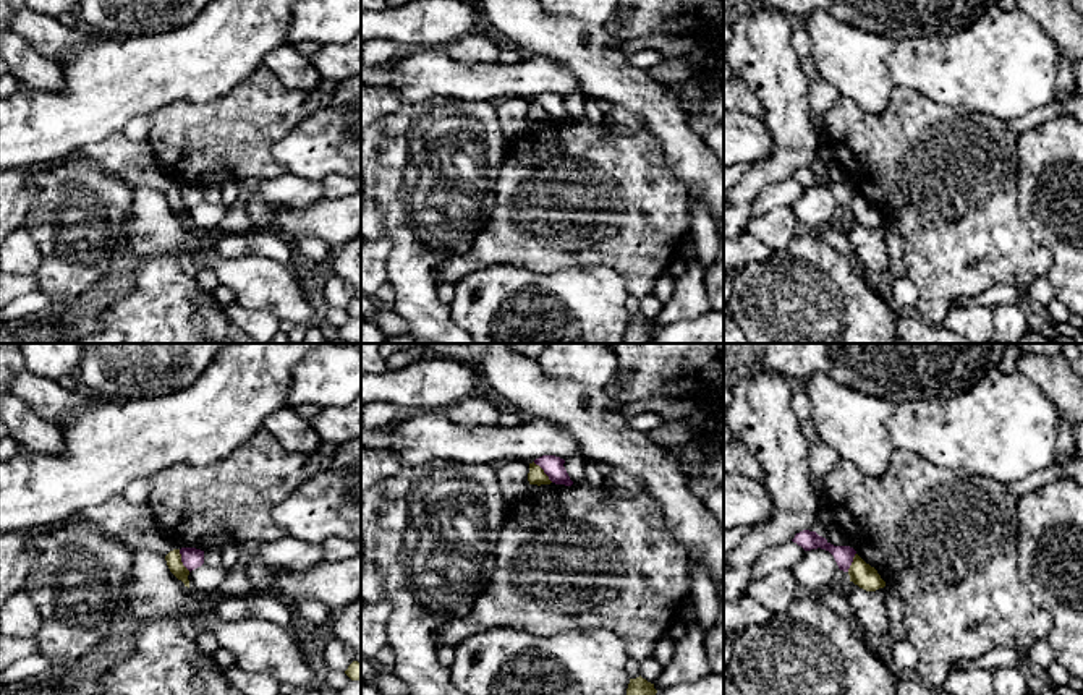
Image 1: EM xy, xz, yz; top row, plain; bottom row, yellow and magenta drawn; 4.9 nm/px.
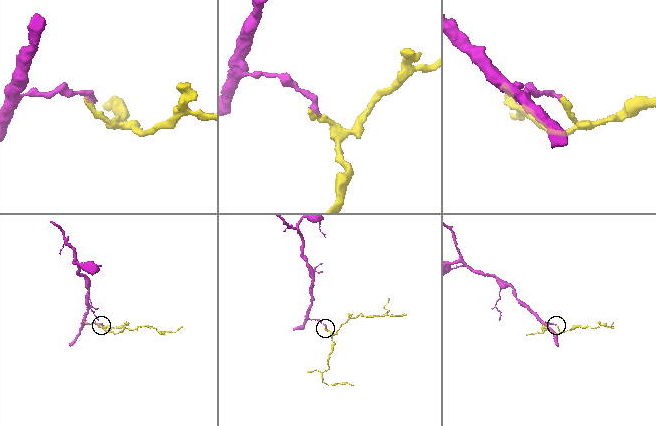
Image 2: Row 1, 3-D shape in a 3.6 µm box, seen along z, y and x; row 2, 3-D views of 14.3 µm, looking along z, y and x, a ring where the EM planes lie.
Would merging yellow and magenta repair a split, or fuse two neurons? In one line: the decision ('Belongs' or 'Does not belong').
Does not belong

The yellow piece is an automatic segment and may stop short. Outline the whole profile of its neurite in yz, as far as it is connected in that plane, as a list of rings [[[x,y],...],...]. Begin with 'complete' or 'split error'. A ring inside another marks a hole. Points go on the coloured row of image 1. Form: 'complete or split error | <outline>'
complete | [[[855,554],[853,562],[848,569],[850,582],[858,585],[866,591],[876,591],[886,586],[877,570],[866,564],[858,554]]]

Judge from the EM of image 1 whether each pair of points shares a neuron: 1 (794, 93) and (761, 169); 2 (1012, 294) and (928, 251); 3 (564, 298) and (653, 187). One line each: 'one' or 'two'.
1: one
2: two
3: two

